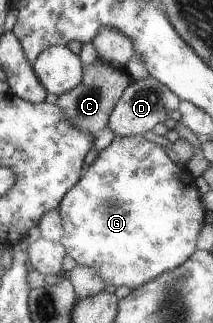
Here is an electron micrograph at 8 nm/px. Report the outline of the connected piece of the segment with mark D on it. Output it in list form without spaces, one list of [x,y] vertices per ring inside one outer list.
[[[155,77],[133,81],[121,96],[119,104],[111,110],[107,120],[107,127],[113,134],[120,136],[142,135],[151,132],[157,124],[169,120],[171,112],[178,110],[182,99],[177,96],[166,84],[159,82]]]

